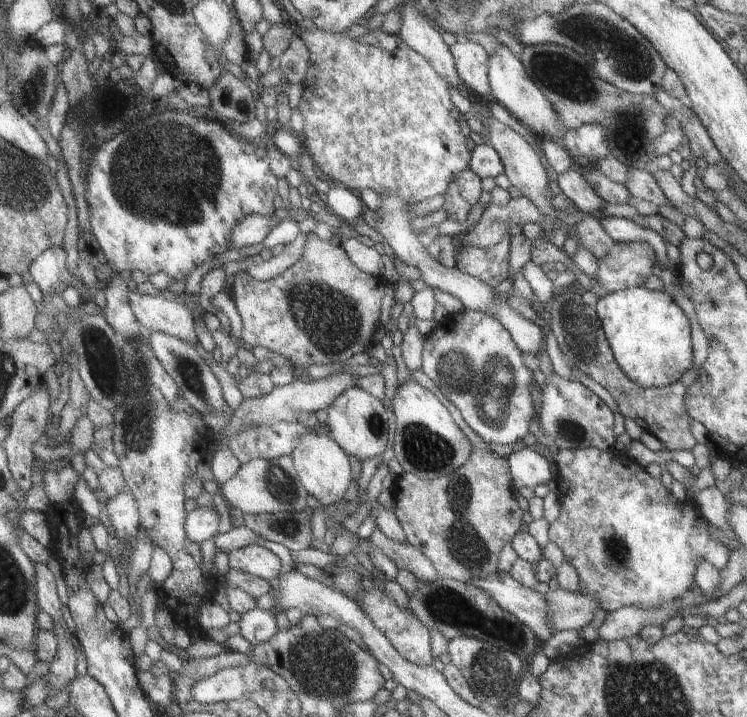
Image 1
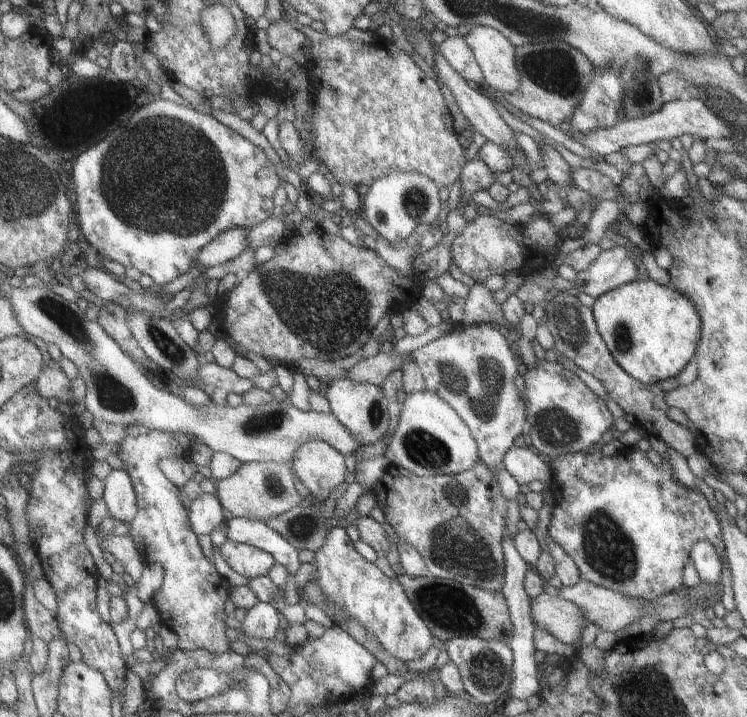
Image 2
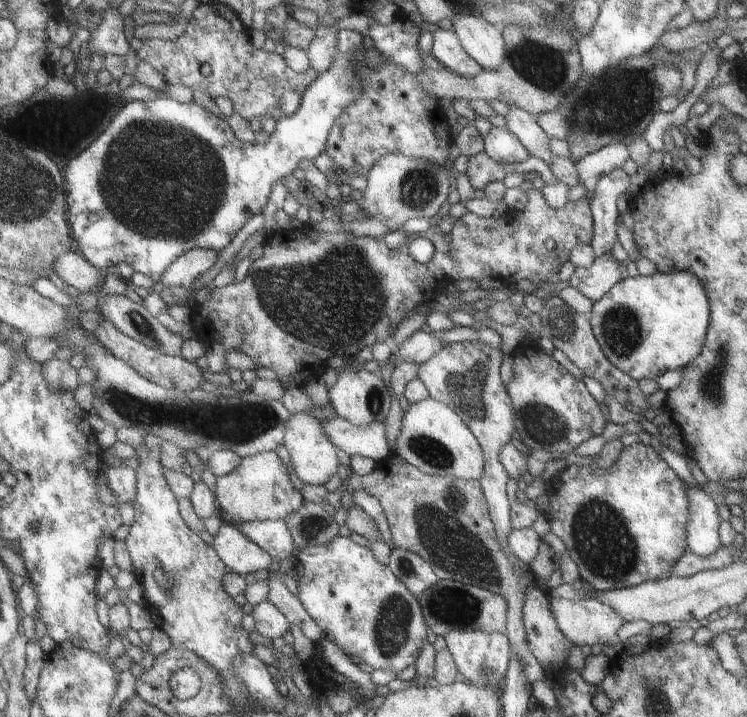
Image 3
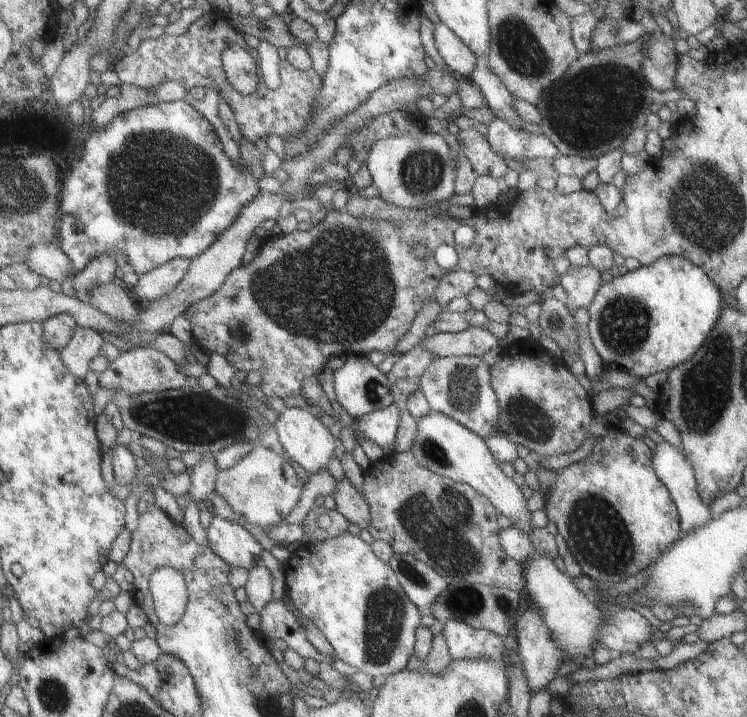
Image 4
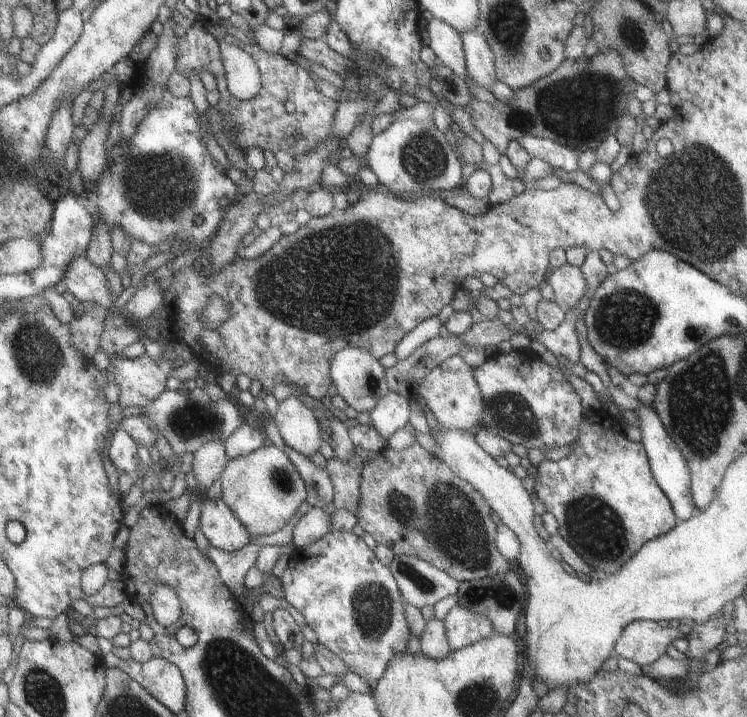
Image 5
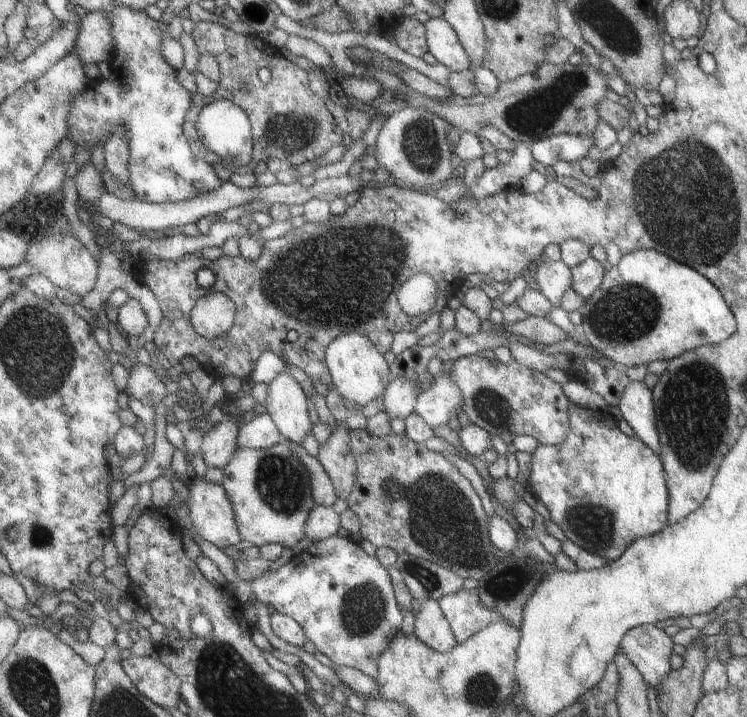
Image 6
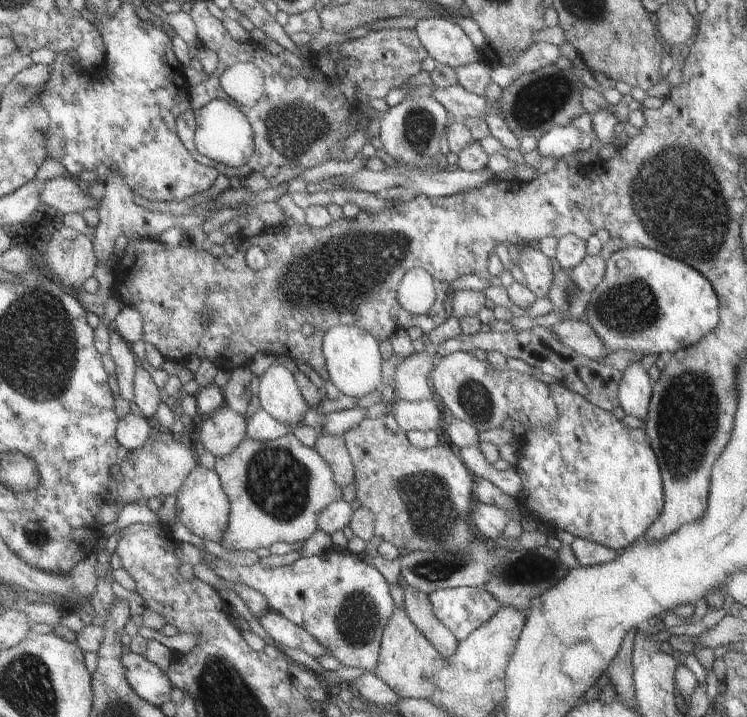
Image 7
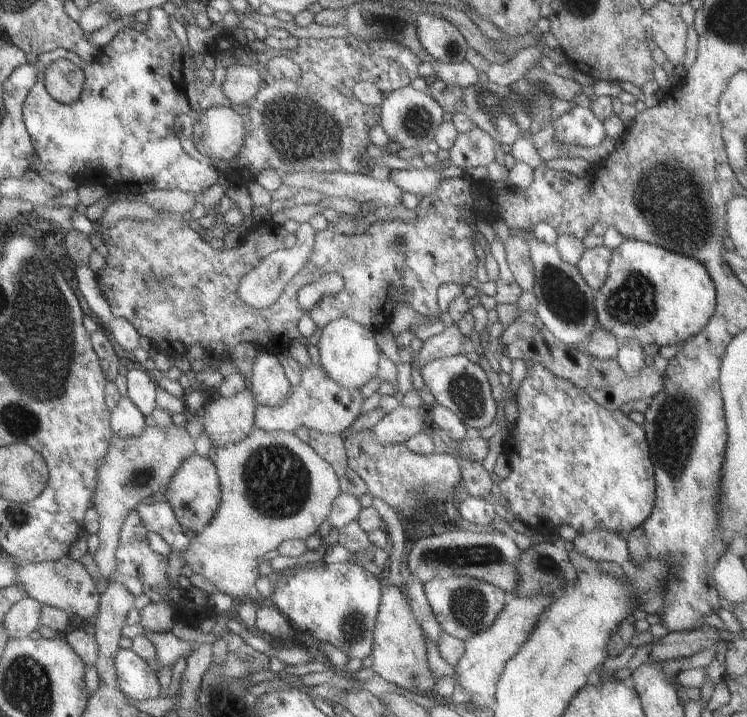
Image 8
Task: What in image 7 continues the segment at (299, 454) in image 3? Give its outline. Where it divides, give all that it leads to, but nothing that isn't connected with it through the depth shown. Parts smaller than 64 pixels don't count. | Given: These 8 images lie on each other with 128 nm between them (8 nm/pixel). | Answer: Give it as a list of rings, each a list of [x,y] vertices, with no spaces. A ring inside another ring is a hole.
[[[275,363],[258,376],[257,380],[259,406],[277,422],[299,425],[308,404],[297,390],[293,374]]]

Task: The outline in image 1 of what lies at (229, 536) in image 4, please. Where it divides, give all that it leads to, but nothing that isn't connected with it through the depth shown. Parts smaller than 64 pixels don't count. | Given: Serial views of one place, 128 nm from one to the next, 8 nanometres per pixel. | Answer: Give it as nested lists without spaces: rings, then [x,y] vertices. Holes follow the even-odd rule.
[[[256,543],[233,550],[229,556],[231,569],[235,568],[268,581],[277,576],[279,570],[277,555]]]

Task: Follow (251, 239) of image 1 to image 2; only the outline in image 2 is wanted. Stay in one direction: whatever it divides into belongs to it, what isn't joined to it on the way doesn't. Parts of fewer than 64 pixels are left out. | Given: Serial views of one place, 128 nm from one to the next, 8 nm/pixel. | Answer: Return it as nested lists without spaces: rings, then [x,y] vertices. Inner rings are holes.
[[[231,228],[227,232],[217,236],[212,243],[201,250],[201,254],[195,260],[195,266],[211,267],[237,258],[245,248],[249,228]]]

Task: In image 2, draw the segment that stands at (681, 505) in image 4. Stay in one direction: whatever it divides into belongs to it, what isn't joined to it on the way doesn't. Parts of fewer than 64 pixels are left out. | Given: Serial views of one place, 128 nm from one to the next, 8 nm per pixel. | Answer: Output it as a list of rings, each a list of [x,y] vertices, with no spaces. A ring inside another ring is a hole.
[[[697,540],[689,551],[696,576],[701,582],[718,582],[721,574],[721,561],[715,548],[707,540]]]

